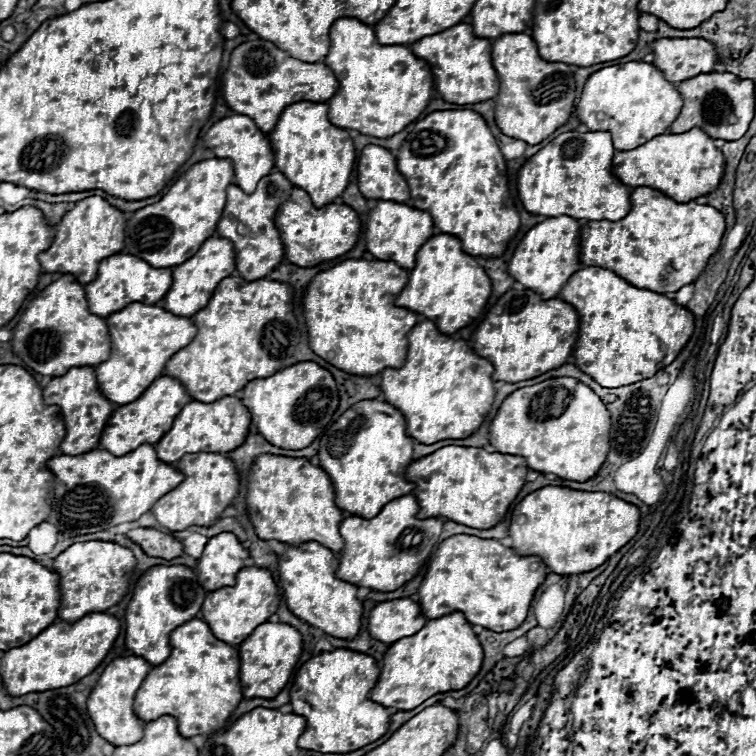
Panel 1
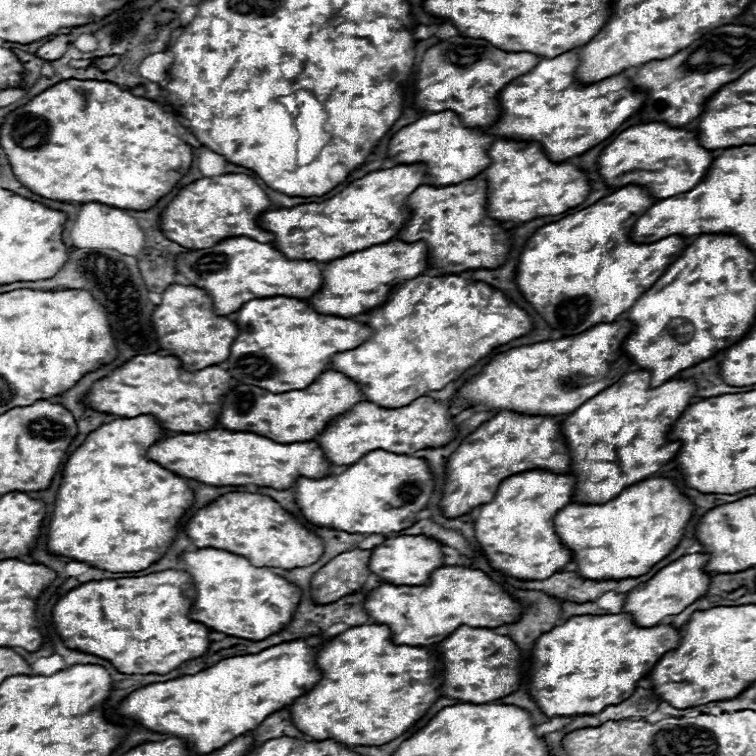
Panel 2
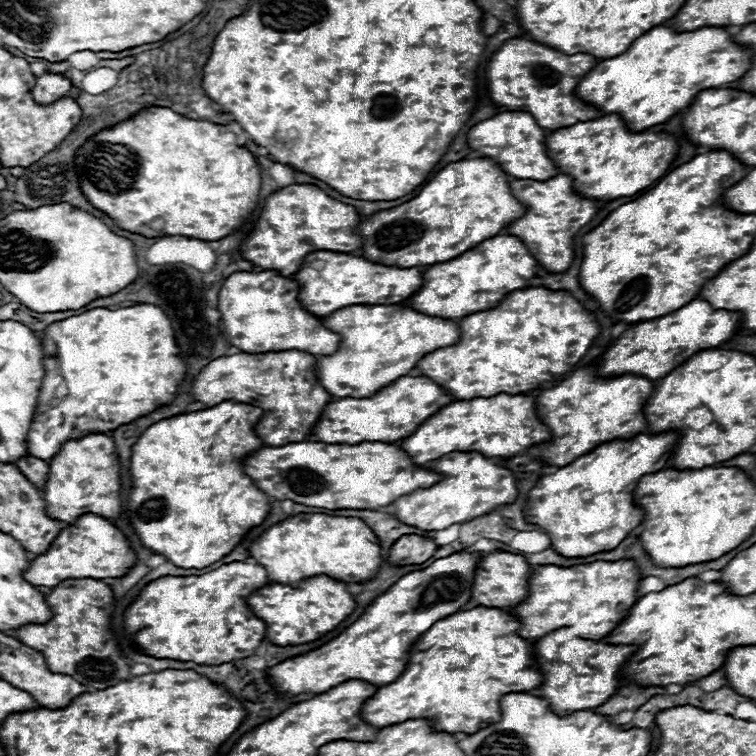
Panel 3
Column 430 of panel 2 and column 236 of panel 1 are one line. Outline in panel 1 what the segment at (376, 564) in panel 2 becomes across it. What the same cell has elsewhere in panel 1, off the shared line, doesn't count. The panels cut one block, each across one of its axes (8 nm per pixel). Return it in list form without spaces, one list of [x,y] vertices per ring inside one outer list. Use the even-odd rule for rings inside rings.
[[[222,532],[206,544],[198,564],[196,578],[206,592],[232,586],[236,582],[236,572],[244,568],[248,550],[230,532]]]

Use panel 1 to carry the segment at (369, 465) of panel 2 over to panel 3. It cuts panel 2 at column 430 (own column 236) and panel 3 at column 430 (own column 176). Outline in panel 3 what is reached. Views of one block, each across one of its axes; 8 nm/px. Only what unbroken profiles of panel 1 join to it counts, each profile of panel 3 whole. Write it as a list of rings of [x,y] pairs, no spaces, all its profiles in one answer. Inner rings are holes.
[[[450,452],[442,458],[430,460],[426,468],[438,472],[444,476],[440,482],[436,482],[430,488],[420,488],[414,490],[412,494],[400,496],[394,500],[390,506],[394,510],[394,518],[400,522],[420,528],[420,530],[440,530],[448,528],[452,524],[462,524],[468,522],[476,516],[492,512],[500,504],[510,504],[514,502],[518,490],[516,490],[516,480],[510,470],[502,468],[500,464],[492,464],[486,456],[478,452]]]

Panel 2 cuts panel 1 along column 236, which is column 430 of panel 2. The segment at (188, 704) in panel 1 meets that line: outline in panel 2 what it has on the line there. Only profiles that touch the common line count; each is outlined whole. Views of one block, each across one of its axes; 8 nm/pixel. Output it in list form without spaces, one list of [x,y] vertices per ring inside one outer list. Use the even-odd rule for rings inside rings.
[[[380,624],[352,626],[342,634],[330,638],[318,650],[316,666],[320,668],[322,678],[310,692],[296,698],[288,706],[288,710],[292,724],[318,742],[336,740],[348,746],[386,744],[412,728],[414,722],[420,720],[420,716],[424,716],[424,712],[442,696],[438,690],[438,682],[442,682],[440,666],[438,658],[434,658],[434,652],[426,646],[394,644],[390,640],[390,630]]]

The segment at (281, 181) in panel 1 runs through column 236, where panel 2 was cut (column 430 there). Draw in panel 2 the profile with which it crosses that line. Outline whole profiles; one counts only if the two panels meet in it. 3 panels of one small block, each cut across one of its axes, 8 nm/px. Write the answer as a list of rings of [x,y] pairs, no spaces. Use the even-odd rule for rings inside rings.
[[[482,178],[444,188],[420,186],[406,198],[406,206],[410,208],[410,218],[396,238],[402,242],[422,240],[428,248],[430,270],[440,270],[442,276],[448,276],[476,268],[498,268],[504,262],[510,240],[498,238],[508,238],[508,232],[486,216],[486,182]],[[424,224],[430,226],[430,232],[420,232]]]

